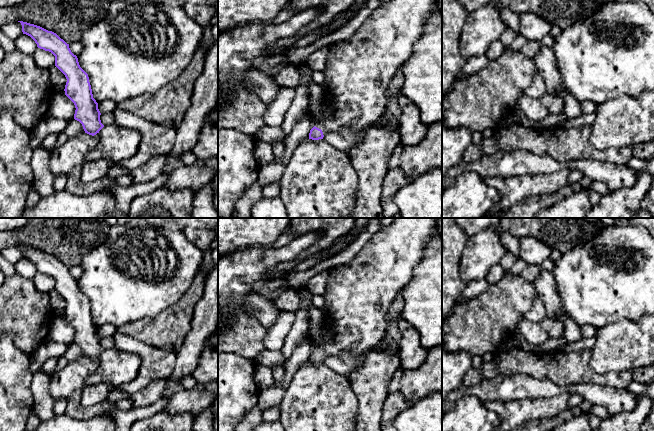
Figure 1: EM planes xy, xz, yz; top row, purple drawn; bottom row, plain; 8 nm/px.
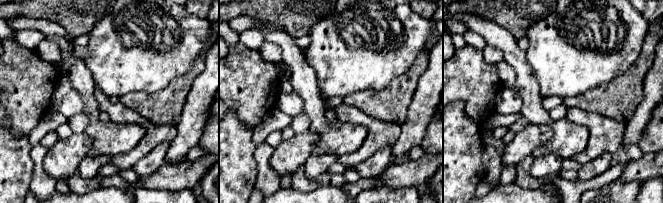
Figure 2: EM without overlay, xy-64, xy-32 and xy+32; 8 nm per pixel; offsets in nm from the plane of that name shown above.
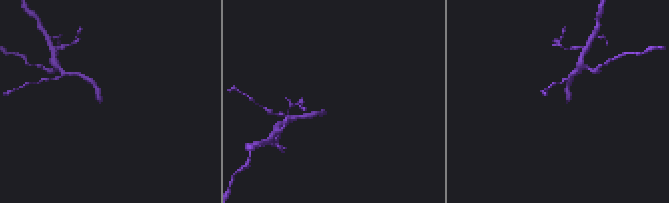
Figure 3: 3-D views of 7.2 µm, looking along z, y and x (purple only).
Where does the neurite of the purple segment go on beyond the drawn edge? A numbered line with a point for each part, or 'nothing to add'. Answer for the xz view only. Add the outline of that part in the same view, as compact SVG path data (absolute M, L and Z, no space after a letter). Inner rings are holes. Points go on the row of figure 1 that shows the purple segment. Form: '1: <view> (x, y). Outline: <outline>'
1: xz (358, 70). Outline: M390 0L381 4L347 40L328 47L325 82L320 108L324 120L312 117L314 126L321 129L323 139L334 148L348 154L362 137L366 128L374 125L386 112L387 88L397 71L412 56L413 45L420 39L426 19L437 0Z

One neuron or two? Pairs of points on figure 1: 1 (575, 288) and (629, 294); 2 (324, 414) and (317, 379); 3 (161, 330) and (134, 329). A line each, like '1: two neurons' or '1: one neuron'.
1: one neuron
2: one neuron
3: one neuron

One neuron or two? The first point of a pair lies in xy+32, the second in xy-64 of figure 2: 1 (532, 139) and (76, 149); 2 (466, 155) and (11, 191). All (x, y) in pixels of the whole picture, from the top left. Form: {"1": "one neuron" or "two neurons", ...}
{"1": "one neuron", "2": "one neuron"}

